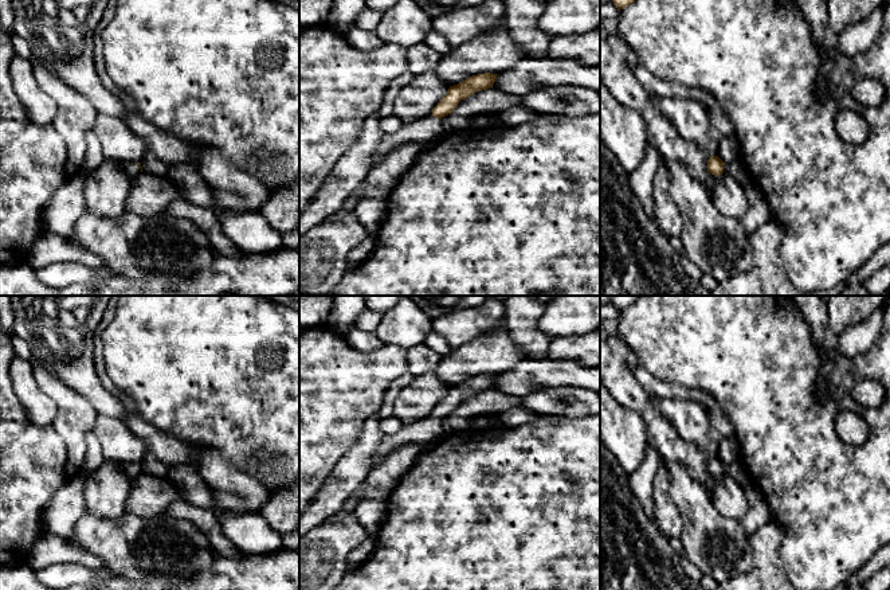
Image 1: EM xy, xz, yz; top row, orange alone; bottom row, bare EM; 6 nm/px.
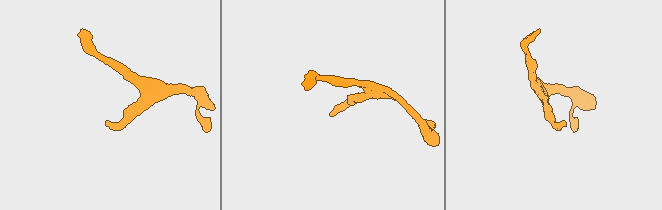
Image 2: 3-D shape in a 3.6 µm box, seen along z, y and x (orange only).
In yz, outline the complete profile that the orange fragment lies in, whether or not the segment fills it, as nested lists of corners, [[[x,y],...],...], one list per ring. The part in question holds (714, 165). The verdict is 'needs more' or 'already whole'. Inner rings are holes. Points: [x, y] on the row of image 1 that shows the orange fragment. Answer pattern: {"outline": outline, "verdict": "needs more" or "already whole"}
{"outline": [[[711,156],[707,160],[707,172],[718,176],[722,173],[730,175],[734,180],[737,180],[741,185],[748,181],[752,181],[744,163],[741,159],[737,159],[732,163],[724,163],[718,156]]], "verdict": "needs more"}

